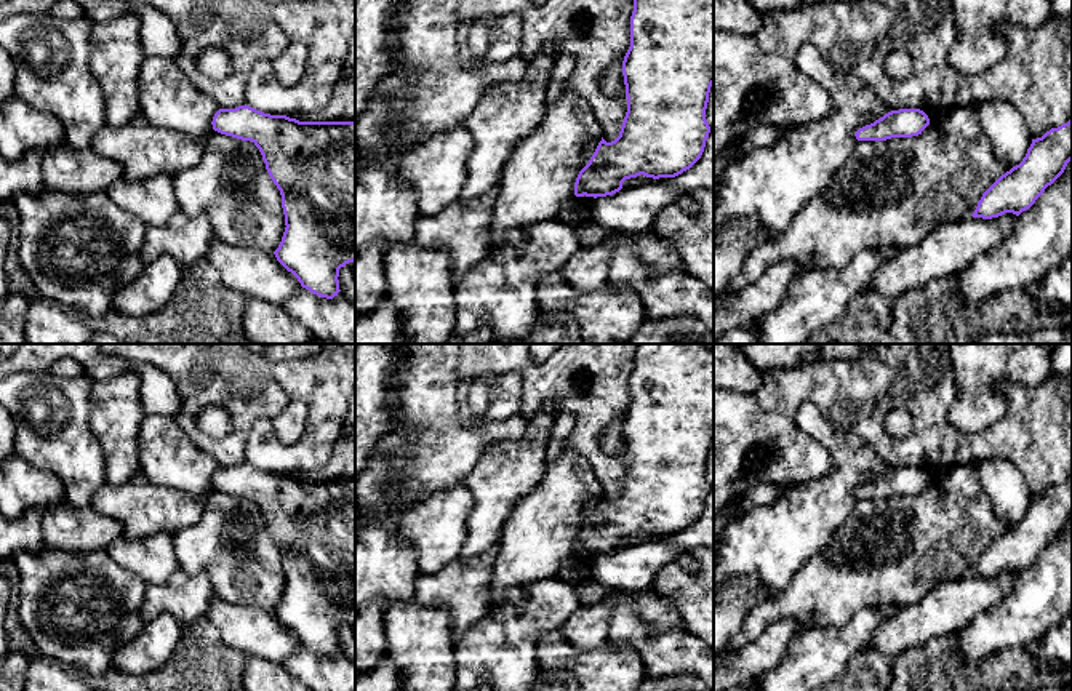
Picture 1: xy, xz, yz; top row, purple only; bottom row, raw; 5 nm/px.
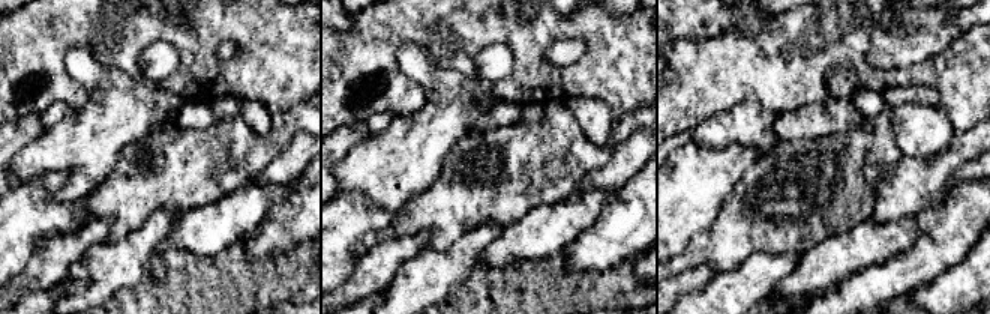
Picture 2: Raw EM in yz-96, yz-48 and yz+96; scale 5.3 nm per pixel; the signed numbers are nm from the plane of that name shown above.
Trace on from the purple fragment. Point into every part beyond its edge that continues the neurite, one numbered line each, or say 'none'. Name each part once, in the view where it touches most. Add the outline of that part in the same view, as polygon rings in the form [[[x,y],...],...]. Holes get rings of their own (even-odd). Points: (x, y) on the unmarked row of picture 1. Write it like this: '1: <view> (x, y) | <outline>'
none

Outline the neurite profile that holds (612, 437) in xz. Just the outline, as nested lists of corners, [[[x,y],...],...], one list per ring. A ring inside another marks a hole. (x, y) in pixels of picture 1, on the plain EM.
[[[618,421],[602,430],[602,446],[610,454],[626,453],[622,421]]]

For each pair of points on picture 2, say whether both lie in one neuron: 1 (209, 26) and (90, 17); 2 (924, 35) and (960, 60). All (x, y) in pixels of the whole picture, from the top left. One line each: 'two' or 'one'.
1: one
2: two

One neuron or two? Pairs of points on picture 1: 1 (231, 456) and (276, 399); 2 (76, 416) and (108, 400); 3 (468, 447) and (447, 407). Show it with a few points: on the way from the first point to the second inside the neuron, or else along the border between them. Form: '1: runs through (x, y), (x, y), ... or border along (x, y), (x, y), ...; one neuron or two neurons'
1: runs through (236, 440), (240, 426), (260, 407); one neuron
2: border along (90, 378), (90, 429), (100, 447); two neurons
3: runs through (458, 437), (447, 426), (447, 416); one neuron

